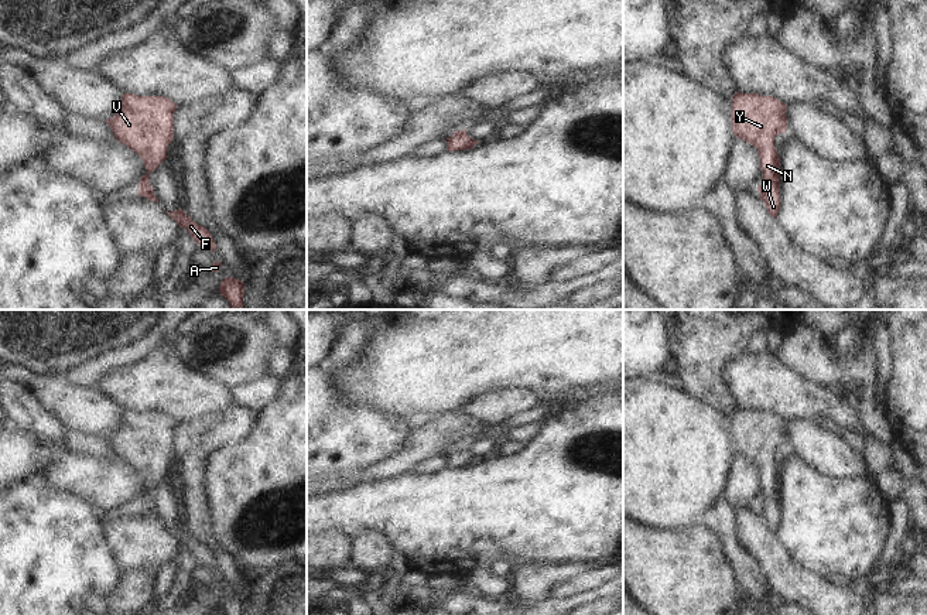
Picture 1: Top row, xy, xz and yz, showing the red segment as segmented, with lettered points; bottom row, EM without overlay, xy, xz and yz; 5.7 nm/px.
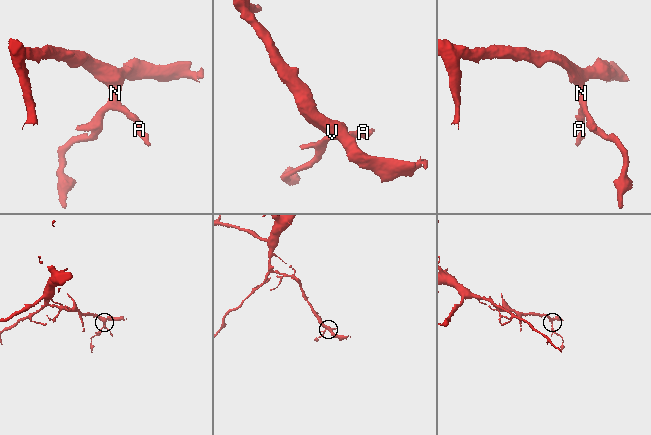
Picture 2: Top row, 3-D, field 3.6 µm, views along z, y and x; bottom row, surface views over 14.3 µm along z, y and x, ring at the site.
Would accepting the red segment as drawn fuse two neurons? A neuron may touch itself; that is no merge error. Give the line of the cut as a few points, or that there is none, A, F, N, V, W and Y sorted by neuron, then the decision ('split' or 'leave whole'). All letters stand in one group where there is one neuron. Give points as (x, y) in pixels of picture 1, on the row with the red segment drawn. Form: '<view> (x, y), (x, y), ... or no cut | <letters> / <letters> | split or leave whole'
no cut | A F N V W Y | leave whole

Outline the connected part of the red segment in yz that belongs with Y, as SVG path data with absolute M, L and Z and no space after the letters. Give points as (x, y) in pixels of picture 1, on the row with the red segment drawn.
M735 92L732 98L732 131L757 150L763 184L757 187L770 216L780 209L780 158L774 139L787 130L787 105L773 96Z

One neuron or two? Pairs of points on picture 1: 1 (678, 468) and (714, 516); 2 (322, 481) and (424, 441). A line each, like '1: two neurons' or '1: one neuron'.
1: two neurons
2: one neuron

